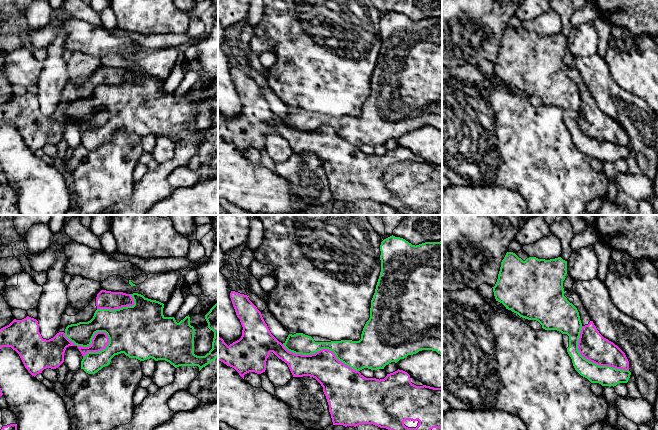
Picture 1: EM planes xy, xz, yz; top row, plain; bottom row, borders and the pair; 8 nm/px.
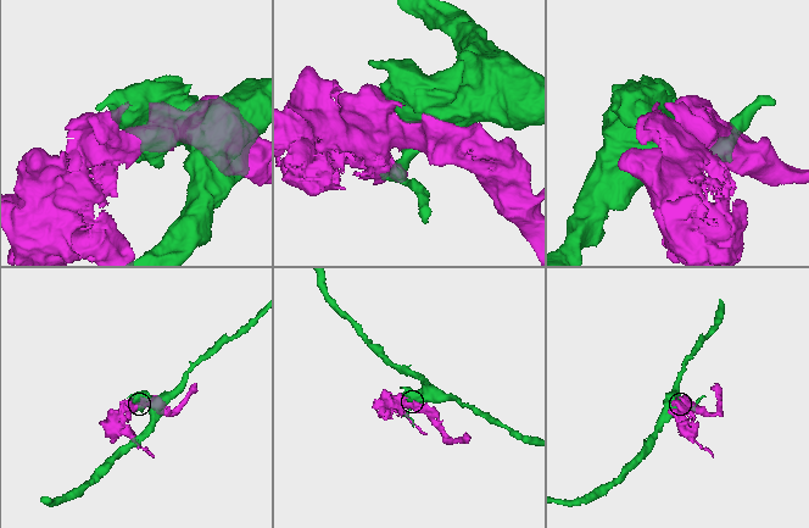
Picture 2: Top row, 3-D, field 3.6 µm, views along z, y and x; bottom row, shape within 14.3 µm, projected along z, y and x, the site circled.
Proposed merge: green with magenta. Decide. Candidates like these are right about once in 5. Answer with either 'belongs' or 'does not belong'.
does not belong

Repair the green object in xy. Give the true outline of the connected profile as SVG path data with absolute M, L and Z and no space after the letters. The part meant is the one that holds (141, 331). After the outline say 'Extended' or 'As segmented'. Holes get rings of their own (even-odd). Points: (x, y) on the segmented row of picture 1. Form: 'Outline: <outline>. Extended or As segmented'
Outline: M138 293L130 294L134 300L133 306L115 310L97 309L93 318L88 322L79 322L68 325L65 336L77 346L88 347L97 332L105 332L109 338L107 347L99 352L88 352L81 361L81 369L88 374L95 374L103 367L108 366L111 359L124 353L129 358L140 361L147 359L165 360L175 368L179 366L198 366L199 371L218 357L218 302L205 315L208 328L214 332L212 349L205 356L194 354L195 329L190 325L190 317L186 316L179 323L174 317L163 315L164 304L145 298Z. As segmented

